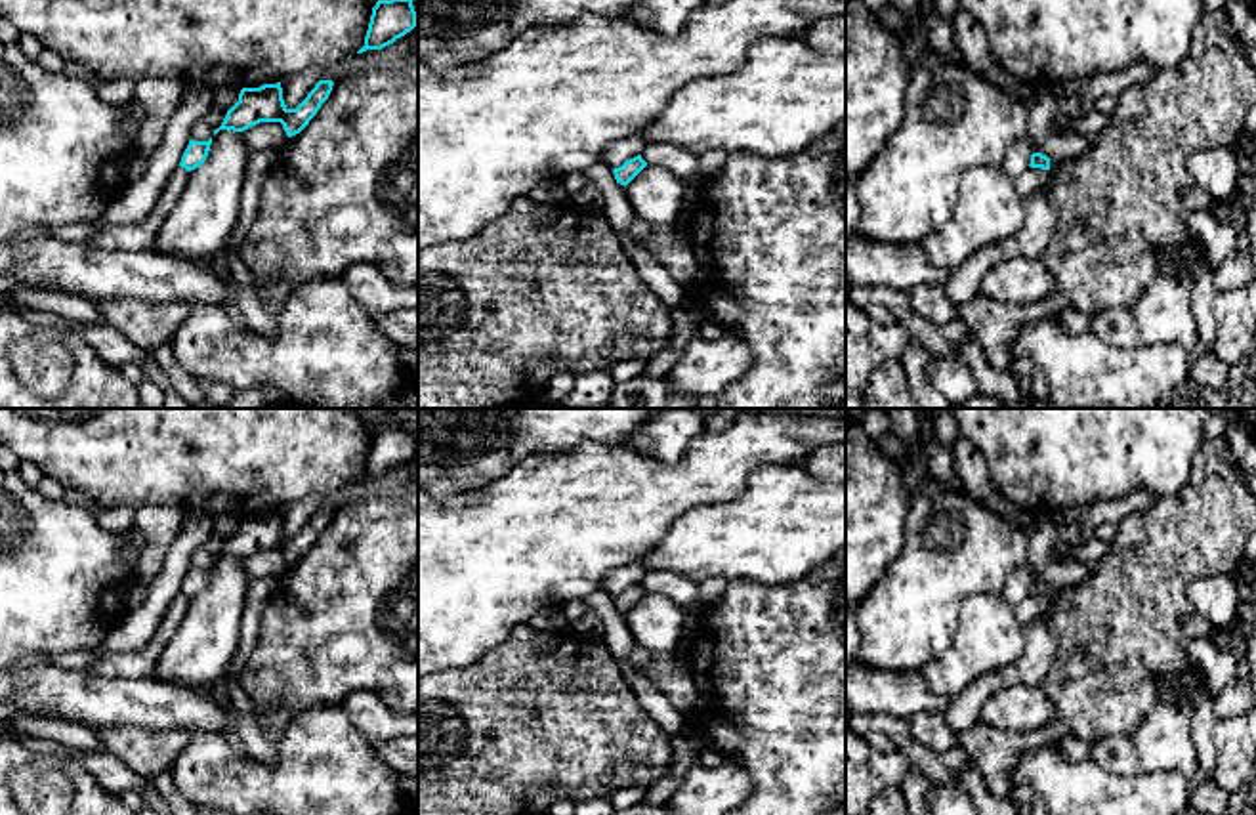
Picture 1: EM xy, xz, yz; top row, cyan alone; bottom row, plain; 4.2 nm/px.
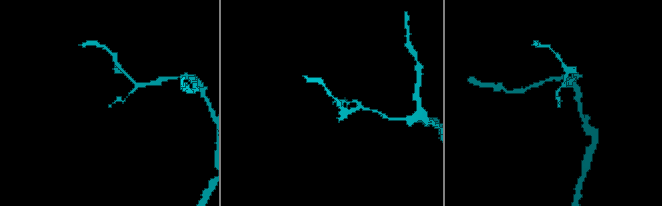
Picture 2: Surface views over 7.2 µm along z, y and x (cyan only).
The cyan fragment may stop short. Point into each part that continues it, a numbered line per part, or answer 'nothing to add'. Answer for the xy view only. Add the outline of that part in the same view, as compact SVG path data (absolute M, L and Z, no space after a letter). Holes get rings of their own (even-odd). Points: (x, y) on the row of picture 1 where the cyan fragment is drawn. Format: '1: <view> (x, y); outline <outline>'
nothing to add

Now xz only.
nothing to add

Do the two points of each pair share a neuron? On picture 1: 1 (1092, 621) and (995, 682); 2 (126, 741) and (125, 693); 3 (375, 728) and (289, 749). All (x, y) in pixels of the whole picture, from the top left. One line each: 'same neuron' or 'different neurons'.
1: different neurons
2: different neurons
3: different neurons

